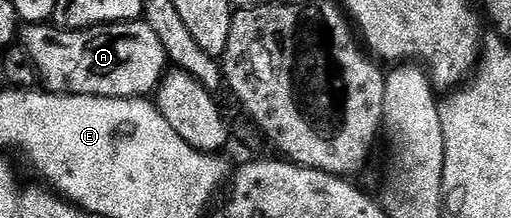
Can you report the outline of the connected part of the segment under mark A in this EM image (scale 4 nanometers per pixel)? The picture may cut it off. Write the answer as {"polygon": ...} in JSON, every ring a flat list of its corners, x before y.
{"polygon":[[142,19,125,24,99,24,96,28,85,28,77,32,56,28,47,22,27,24,24,29,21,32,21,47,29,54,29,58,33,58,38,83,46,91,55,92,58,96,104,96,142,100,158,89,159,83,169,71,165,46,161,46,156,32,149,30]]}

